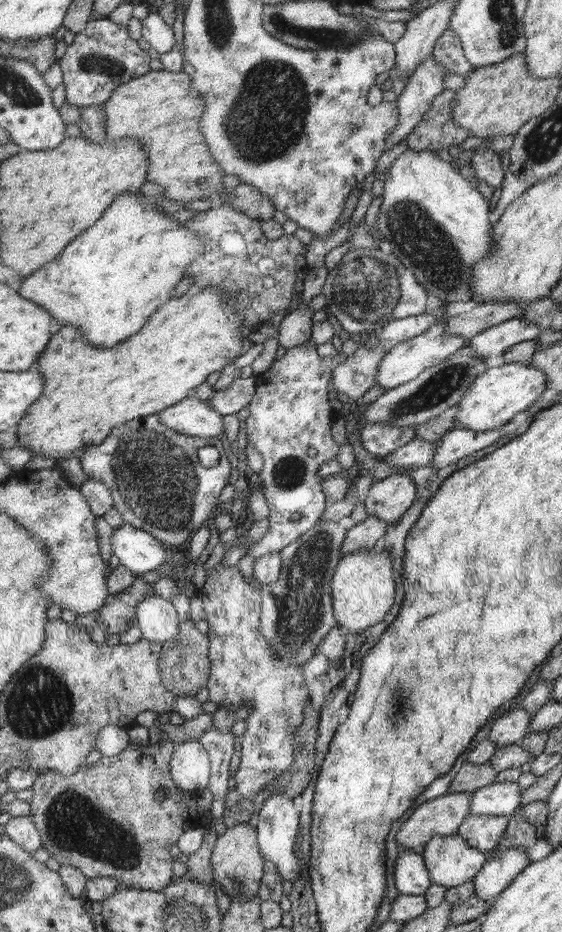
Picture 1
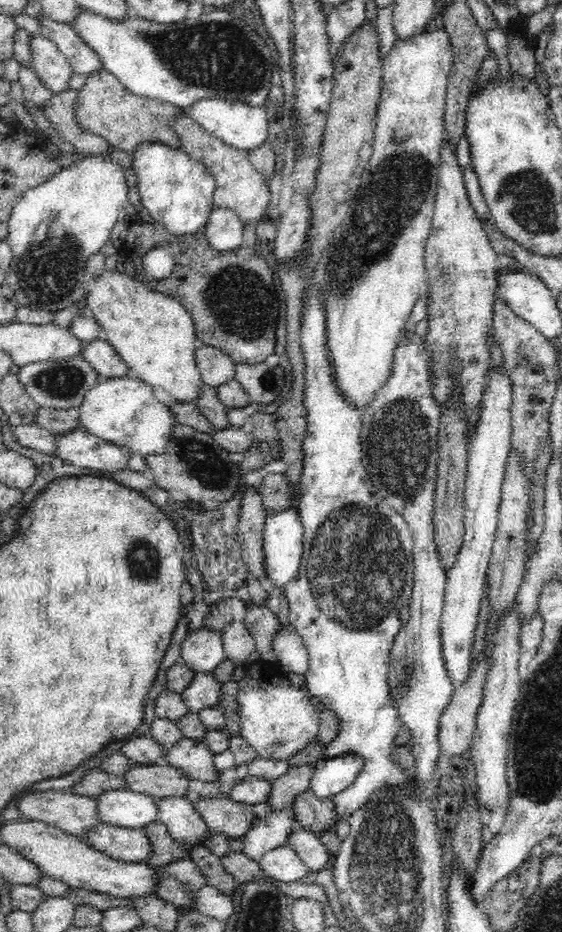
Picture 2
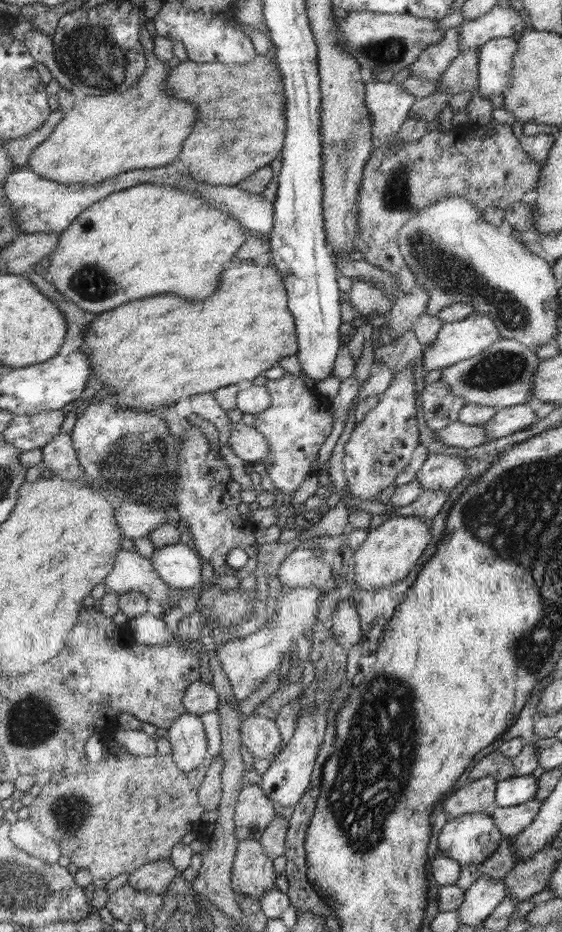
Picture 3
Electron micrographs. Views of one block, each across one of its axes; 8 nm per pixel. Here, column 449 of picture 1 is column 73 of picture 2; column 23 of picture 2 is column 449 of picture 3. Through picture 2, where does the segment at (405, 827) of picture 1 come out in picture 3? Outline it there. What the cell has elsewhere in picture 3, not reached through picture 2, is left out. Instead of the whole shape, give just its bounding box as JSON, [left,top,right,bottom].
[444,777,497,820]

